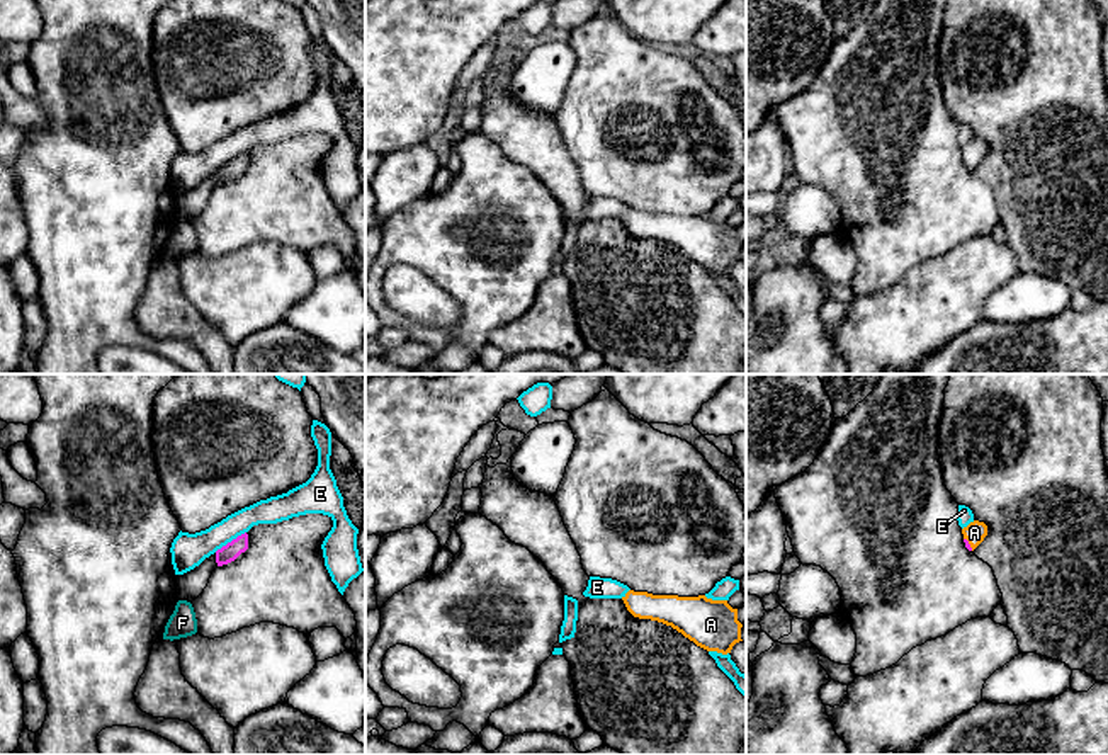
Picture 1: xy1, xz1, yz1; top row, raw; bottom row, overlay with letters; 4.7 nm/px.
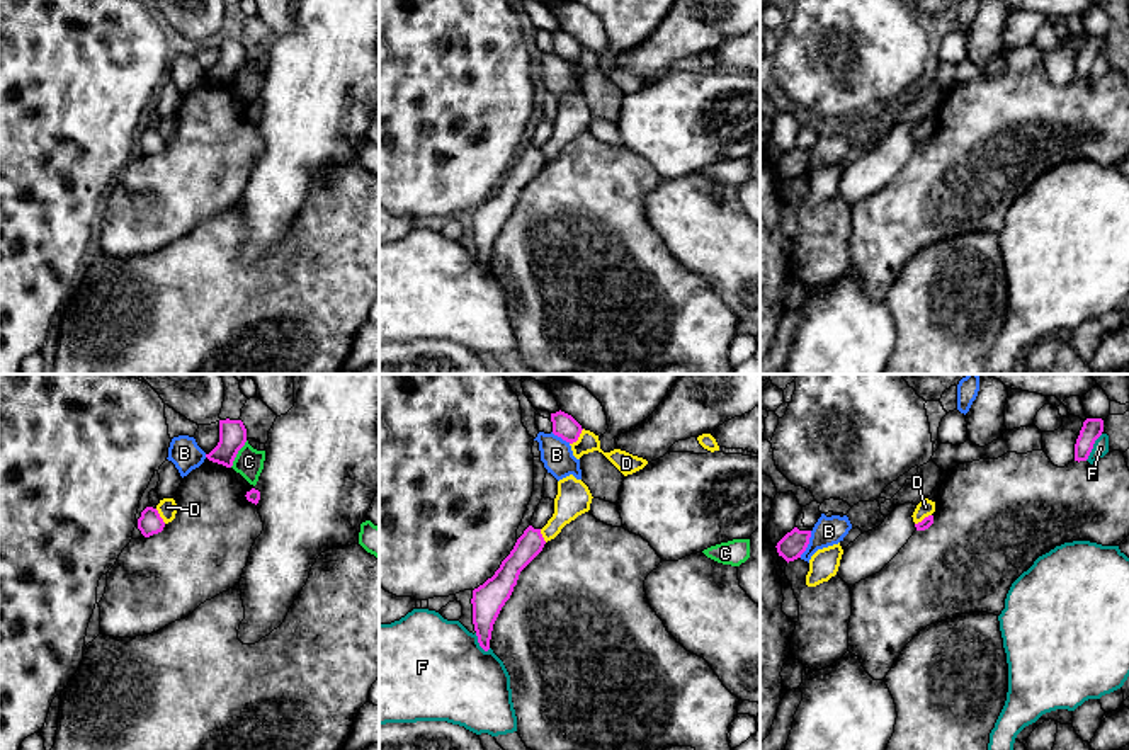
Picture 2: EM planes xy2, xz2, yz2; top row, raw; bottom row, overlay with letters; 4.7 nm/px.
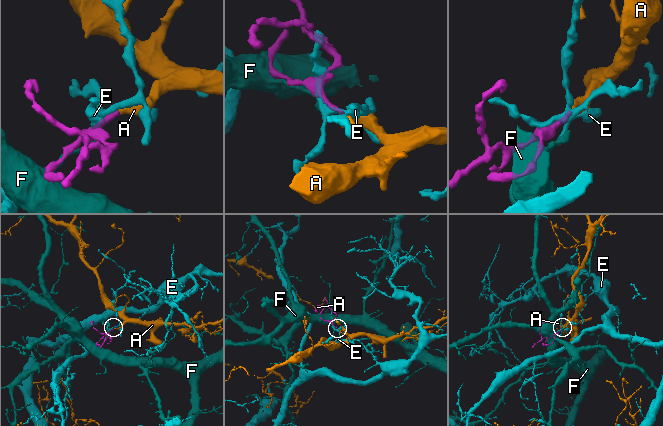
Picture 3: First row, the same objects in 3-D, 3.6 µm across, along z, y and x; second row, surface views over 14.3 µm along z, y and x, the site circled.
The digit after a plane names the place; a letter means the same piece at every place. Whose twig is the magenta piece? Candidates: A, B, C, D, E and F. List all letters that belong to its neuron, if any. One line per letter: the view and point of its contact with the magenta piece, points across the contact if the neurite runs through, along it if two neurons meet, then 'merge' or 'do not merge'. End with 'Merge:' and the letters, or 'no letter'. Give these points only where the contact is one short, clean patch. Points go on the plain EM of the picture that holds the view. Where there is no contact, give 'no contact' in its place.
A: yz1 (969, 164) | across yz1 (966, 160), (969, 164), (974, 152) | merge
B: yz2 (808, 162) | do not merge
C: xy2 (237, 72) | do not merge
D: xz2 (578, 55) | do not merge
E: xy1 (231, 160) | do not merge
F: yz2 (1092, 67) | do not merge
Merge: A

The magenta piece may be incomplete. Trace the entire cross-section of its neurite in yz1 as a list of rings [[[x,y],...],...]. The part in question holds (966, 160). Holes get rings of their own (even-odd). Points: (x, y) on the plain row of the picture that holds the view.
[[[974,139],[962,148],[964,162],[969,170],[974,170],[987,155],[987,145],[984,141]]]

